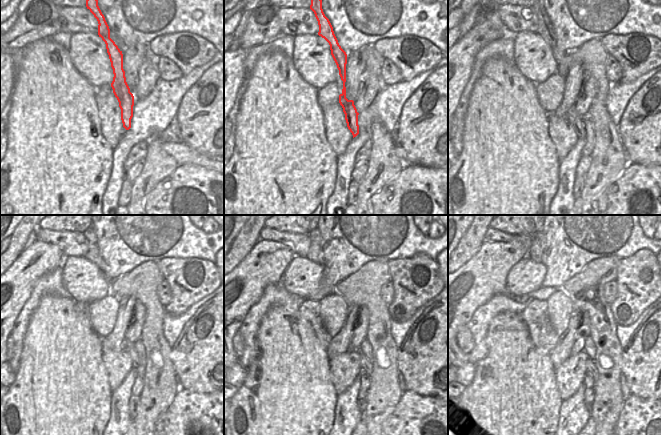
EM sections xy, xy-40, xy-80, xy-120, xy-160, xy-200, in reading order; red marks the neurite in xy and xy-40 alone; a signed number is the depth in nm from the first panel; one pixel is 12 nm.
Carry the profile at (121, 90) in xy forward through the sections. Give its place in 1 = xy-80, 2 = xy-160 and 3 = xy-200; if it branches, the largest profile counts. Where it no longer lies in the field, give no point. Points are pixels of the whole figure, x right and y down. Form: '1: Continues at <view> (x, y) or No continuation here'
1: Continues at xy-80 (545, 29)
2: Continues at xy-160 (315, 252)
3: Continues at xy-200 (535, 252).

